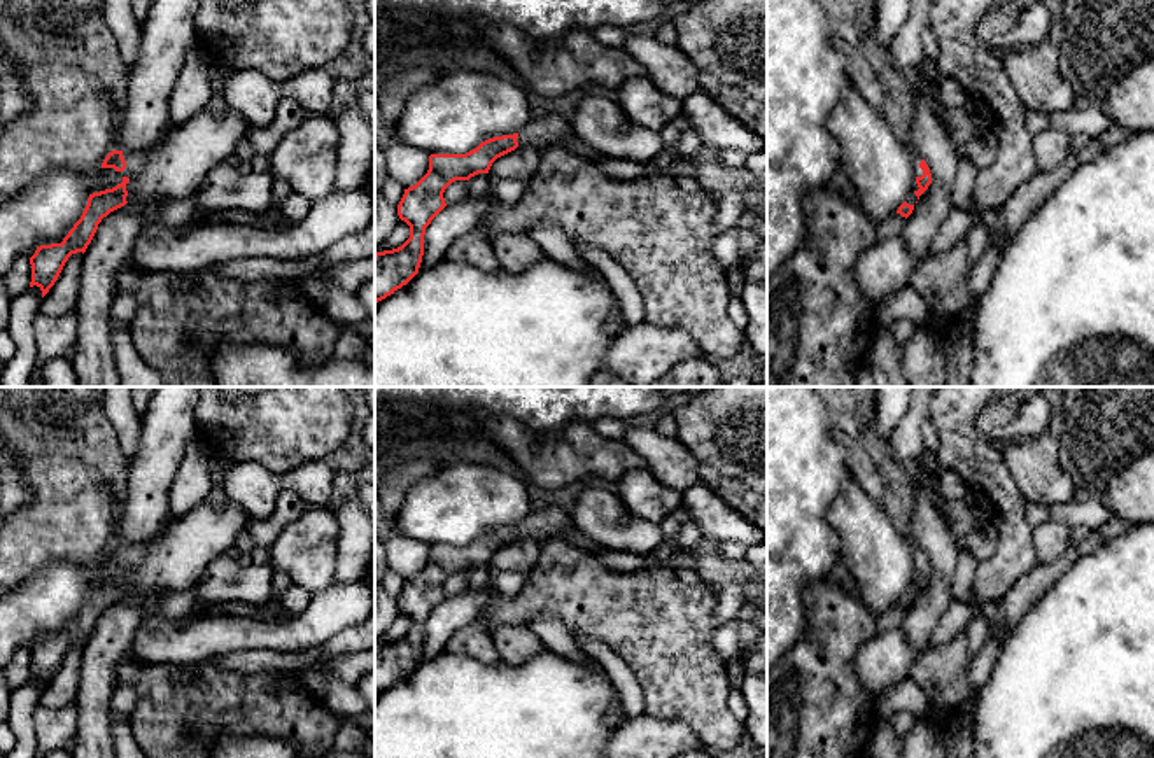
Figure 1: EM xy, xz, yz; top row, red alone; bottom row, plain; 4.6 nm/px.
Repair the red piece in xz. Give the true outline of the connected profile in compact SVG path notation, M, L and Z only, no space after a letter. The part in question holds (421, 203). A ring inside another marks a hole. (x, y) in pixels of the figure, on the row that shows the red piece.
M548 114L532 119L520 133L494 137L466 154L431 154L427 173L405 194L398 215L410 226L410 238L398 249L375 254L375 305L406 285L417 273L424 256L424 235L431 221L447 207L443 193L455 180L469 180L489 173L492 163L518 145L550 145L578 142L569 119Z

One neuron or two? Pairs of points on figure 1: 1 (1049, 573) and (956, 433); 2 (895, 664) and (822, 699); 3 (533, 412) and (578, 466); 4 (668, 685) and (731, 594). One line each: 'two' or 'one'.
1: two
2: two
3: two
4: two

